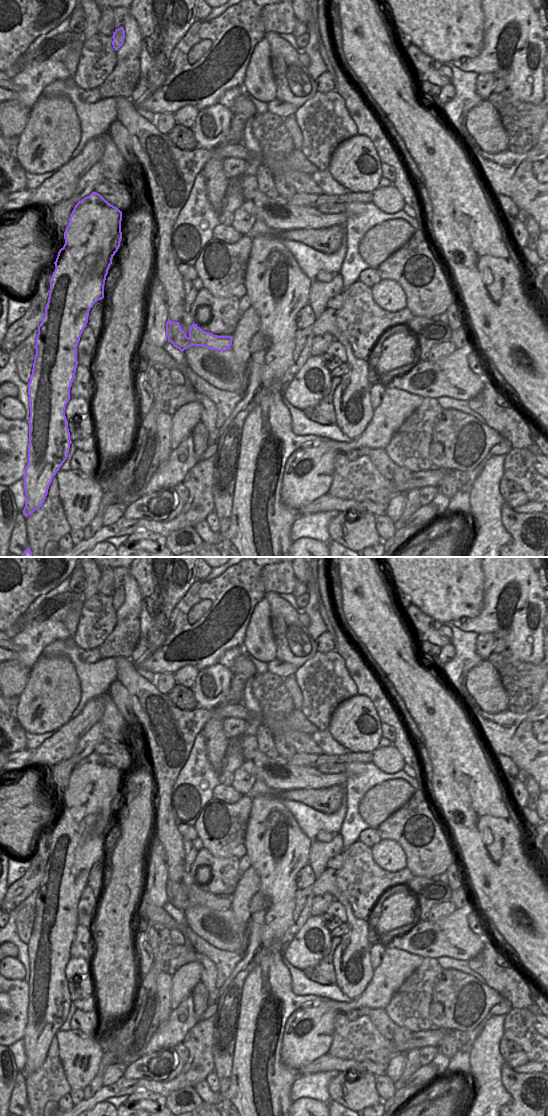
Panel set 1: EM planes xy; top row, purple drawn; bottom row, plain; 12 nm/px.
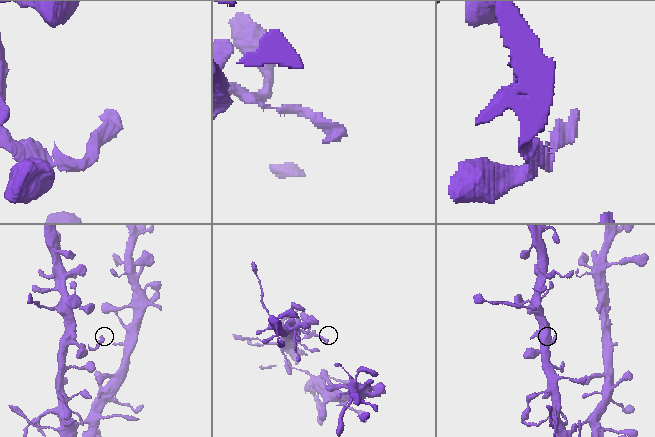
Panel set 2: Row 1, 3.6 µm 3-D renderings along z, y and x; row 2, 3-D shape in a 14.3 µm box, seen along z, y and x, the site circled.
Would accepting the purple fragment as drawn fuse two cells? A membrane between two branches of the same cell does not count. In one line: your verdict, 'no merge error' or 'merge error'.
no merge error

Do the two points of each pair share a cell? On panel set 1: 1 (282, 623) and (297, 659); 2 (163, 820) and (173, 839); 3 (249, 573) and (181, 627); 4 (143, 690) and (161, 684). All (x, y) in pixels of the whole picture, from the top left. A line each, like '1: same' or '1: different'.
1: same
2: same
3: same
4: different

